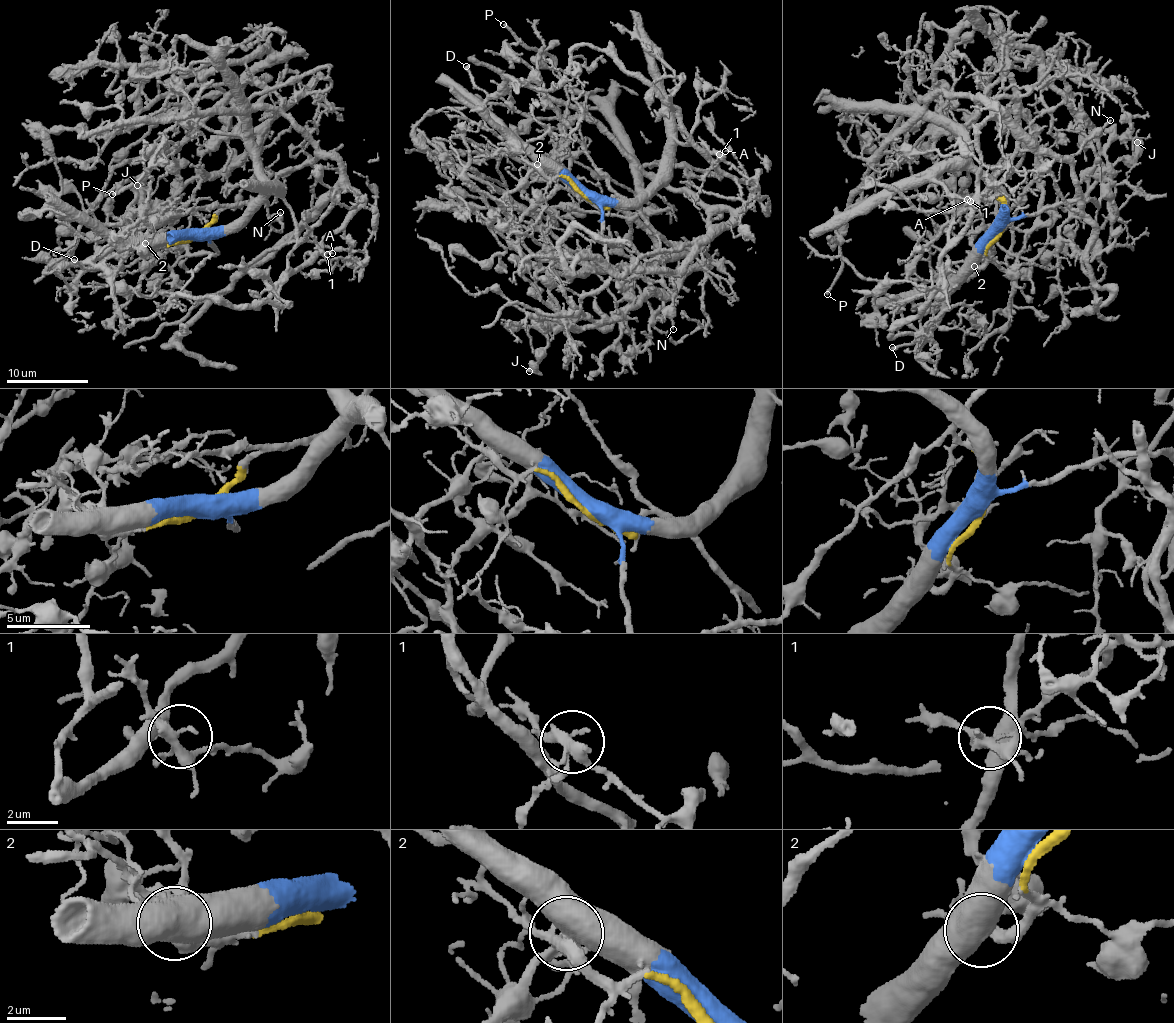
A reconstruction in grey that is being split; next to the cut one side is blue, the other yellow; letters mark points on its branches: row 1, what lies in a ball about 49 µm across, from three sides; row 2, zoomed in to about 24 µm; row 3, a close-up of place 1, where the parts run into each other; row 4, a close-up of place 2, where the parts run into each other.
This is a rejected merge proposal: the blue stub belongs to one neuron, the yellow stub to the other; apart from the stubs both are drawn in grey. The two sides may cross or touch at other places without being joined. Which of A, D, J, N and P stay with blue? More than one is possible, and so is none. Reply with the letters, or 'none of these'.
D, J, P

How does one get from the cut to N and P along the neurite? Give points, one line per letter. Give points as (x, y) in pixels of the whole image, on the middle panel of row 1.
N: (584, 196), (602, 206), (613, 198), (627, 197), (655, 233), (659, 241), (659, 258), (676, 290), (673, 328)
P: (584, 196), (627, 200), (653, 183), (632, 217), (579, 209), (571, 179), (555, 173), (559, 72), (503, 24)

